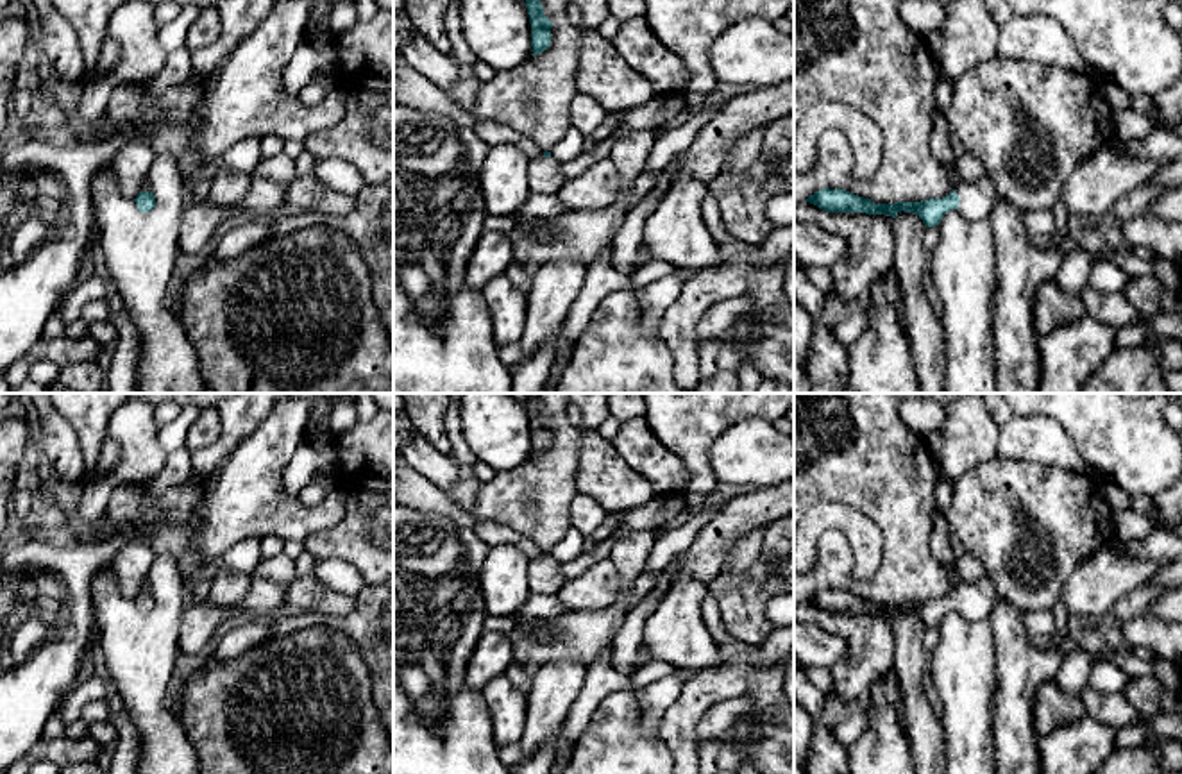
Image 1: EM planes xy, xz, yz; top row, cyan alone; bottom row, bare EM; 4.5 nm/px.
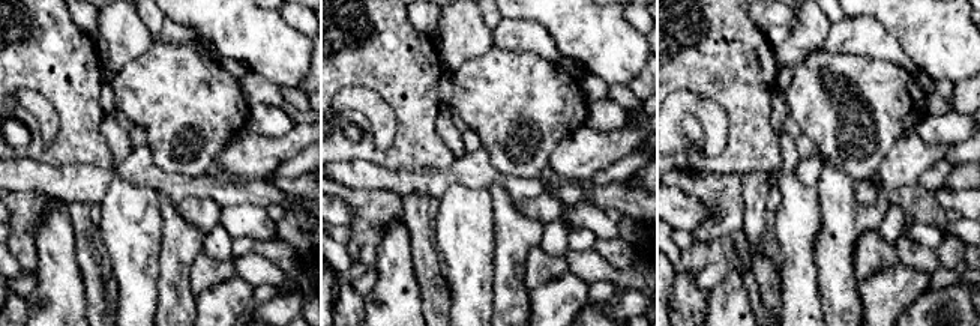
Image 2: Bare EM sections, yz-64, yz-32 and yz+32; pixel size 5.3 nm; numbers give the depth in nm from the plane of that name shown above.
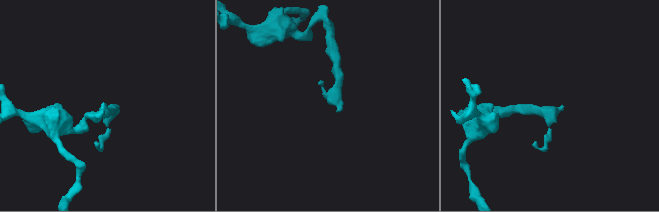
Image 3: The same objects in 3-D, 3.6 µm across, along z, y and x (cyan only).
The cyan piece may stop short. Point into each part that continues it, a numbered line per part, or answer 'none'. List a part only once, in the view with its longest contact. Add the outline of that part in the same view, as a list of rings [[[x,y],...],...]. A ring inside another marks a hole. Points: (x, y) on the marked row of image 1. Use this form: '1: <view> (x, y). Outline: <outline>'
1: yz (977, 199). Outline: [[[984,175],[975,182],[962,184],[957,189],[957,195],[960,198],[958,209],[969,220],[987,220],[998,198],[989,175]]]

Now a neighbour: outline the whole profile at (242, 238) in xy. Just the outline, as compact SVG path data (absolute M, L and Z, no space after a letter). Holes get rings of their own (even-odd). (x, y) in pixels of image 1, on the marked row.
M245 222L231 229L215 247L213 254L220 261L234 259L252 247L266 241L272 222Z

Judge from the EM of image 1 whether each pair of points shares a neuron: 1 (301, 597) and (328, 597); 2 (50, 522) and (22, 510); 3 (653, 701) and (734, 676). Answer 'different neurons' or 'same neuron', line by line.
1: same neuron
2: different neurons
3: different neurons

